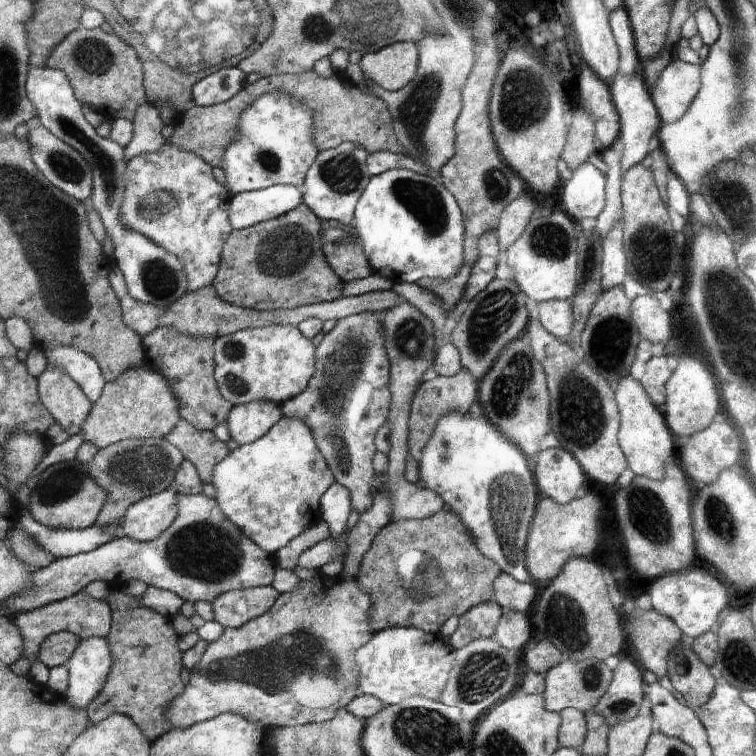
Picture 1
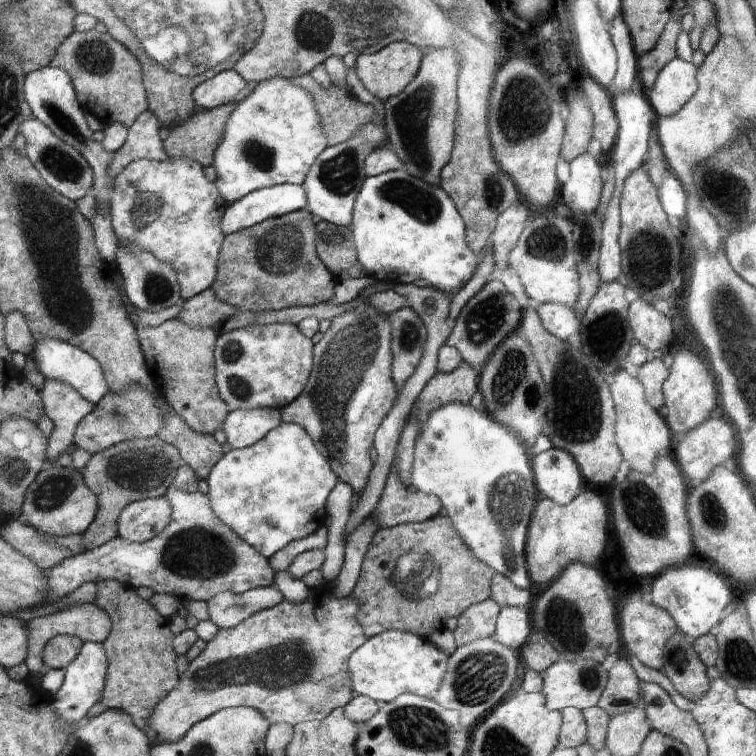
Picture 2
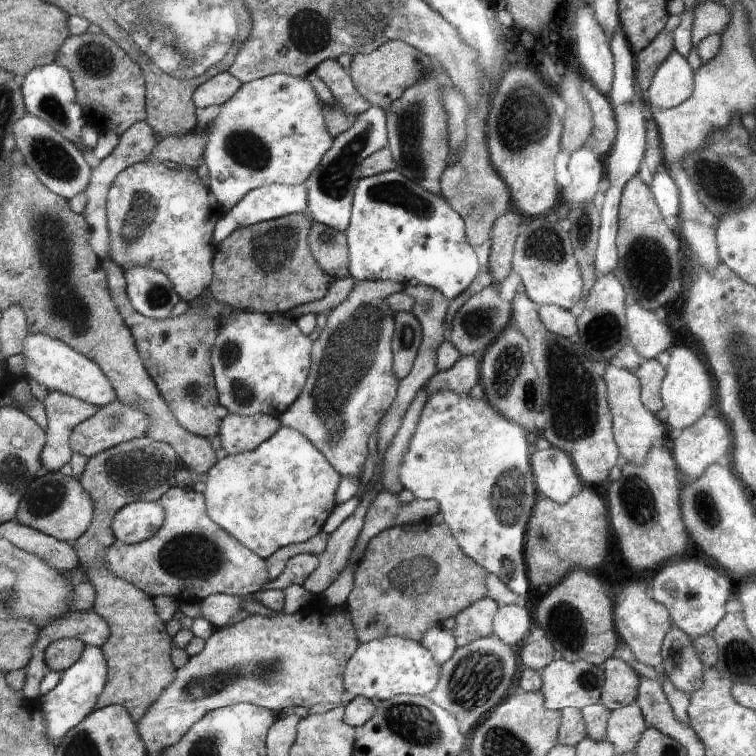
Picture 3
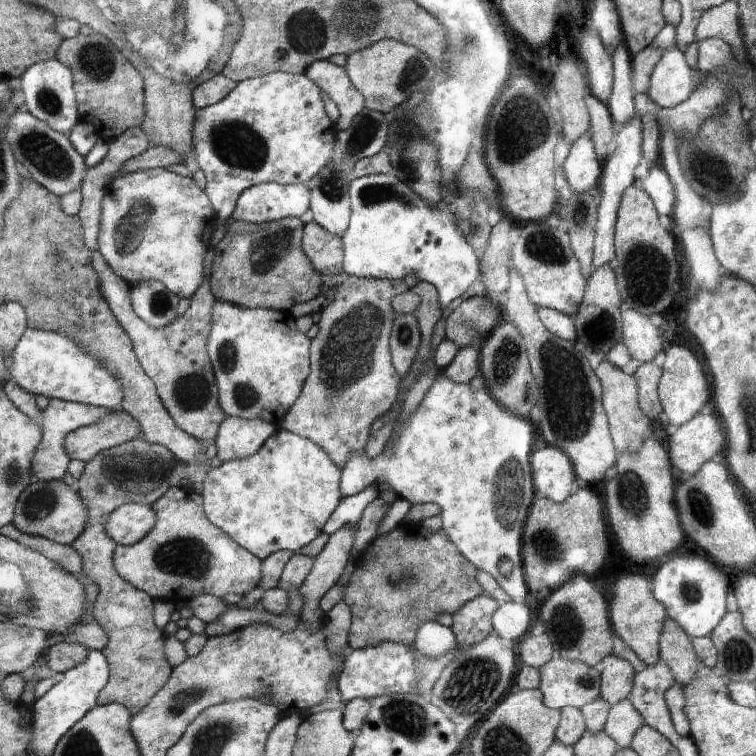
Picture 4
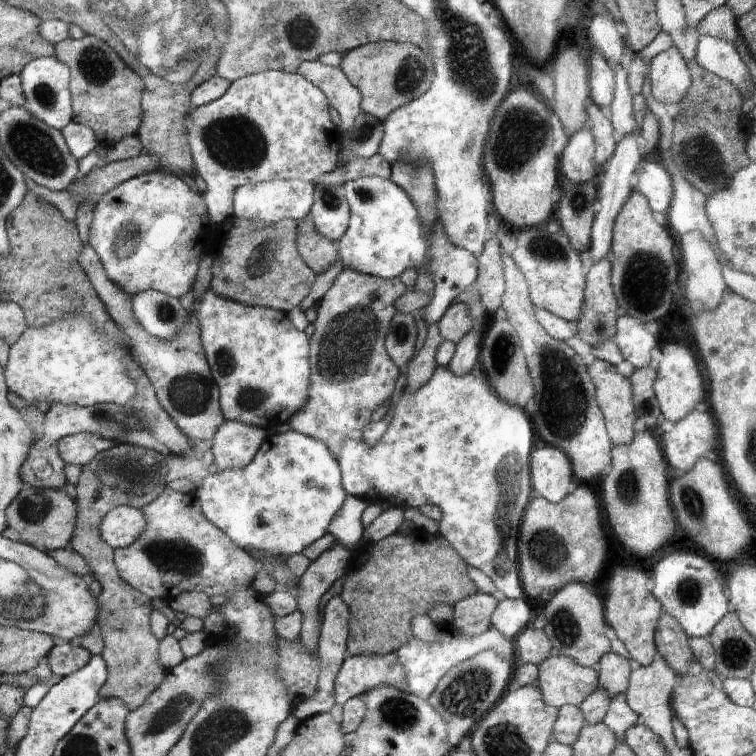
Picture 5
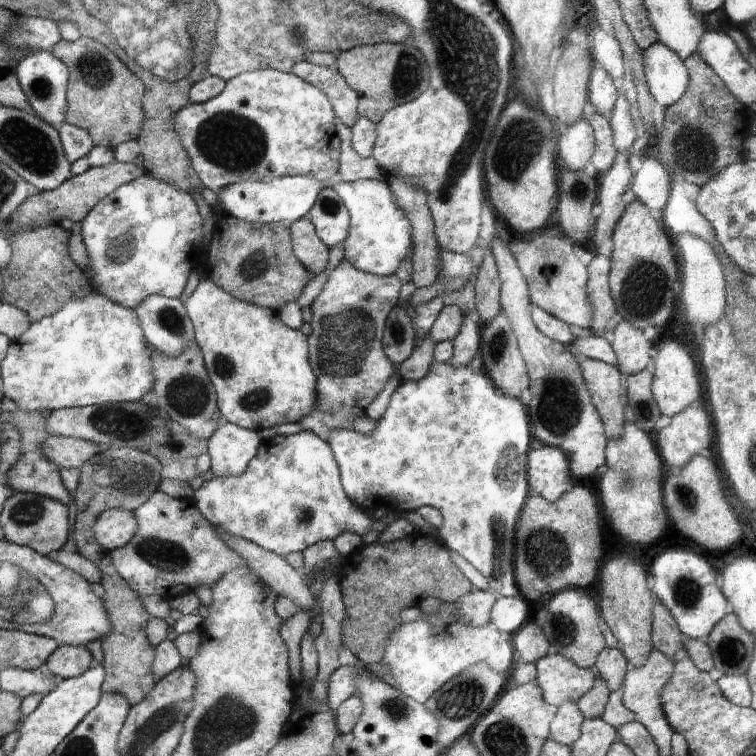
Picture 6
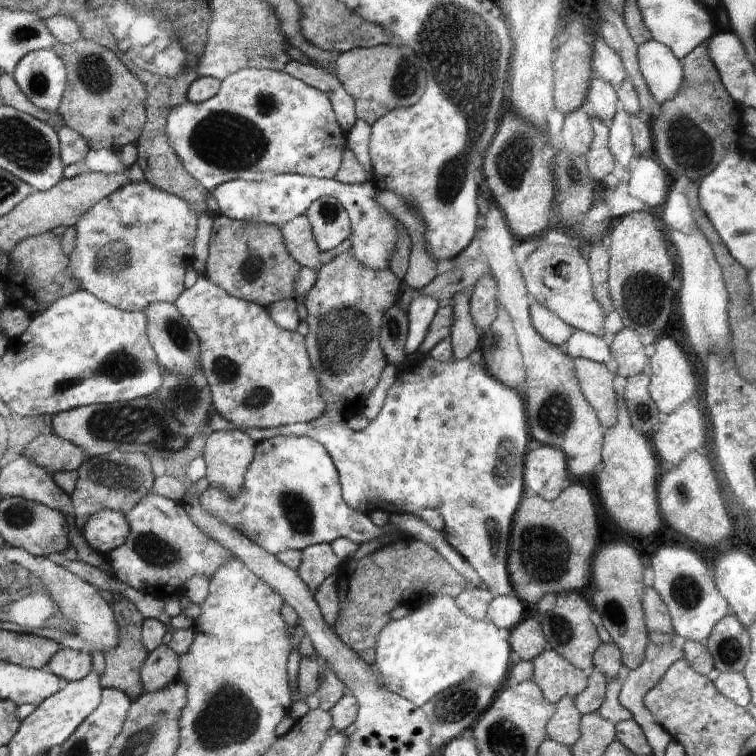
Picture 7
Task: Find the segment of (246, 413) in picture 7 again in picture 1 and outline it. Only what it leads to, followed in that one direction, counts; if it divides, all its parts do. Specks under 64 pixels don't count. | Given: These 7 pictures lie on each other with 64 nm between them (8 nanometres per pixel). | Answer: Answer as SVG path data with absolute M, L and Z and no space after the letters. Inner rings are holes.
M294 325L247 328L214 339L214 380L232 406L270 400L282 406L302 392L315 366L315 345Z

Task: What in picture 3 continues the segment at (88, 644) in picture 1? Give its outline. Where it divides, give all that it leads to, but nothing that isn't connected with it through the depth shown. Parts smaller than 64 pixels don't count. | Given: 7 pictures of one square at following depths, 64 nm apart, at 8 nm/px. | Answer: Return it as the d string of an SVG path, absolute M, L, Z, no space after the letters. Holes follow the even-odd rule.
M86 646L82 658L64 671L58 686L54 690L50 690L48 694L41 696L42 713L47 718L50 740L59 741L62 739L71 728L82 723L96 709L99 696L106 690L109 674L110 667L102 648Z

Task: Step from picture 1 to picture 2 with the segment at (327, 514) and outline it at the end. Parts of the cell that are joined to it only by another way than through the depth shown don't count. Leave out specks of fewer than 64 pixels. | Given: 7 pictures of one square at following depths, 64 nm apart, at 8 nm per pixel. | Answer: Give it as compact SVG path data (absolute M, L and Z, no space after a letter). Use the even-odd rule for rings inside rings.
M339 481L327 499L327 545L324 547L326 560L319 568L325 581L334 583L342 572L345 555L346 526L350 520L350 504L354 491L350 484Z

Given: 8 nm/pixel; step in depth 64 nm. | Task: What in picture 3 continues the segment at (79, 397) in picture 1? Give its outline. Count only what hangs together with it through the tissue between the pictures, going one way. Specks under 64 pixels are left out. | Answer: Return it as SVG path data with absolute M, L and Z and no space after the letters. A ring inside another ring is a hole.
M48 390L42 402L48 424L45 430L46 446L40 455L40 461L43 462L44 472L52 472L52 460L60 464L60 450L62 446L68 446L71 432L99 412L100 407L56 390Z

